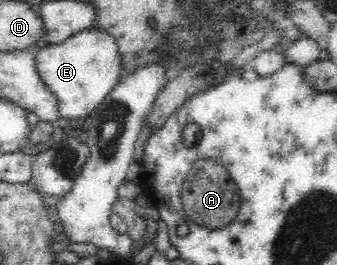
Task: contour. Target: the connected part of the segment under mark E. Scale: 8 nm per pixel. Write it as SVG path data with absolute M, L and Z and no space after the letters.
M98 28L77 32L60 44L41 47L35 61L42 83L58 99L61 118L68 121L89 115L112 92L124 75L116 39Z

